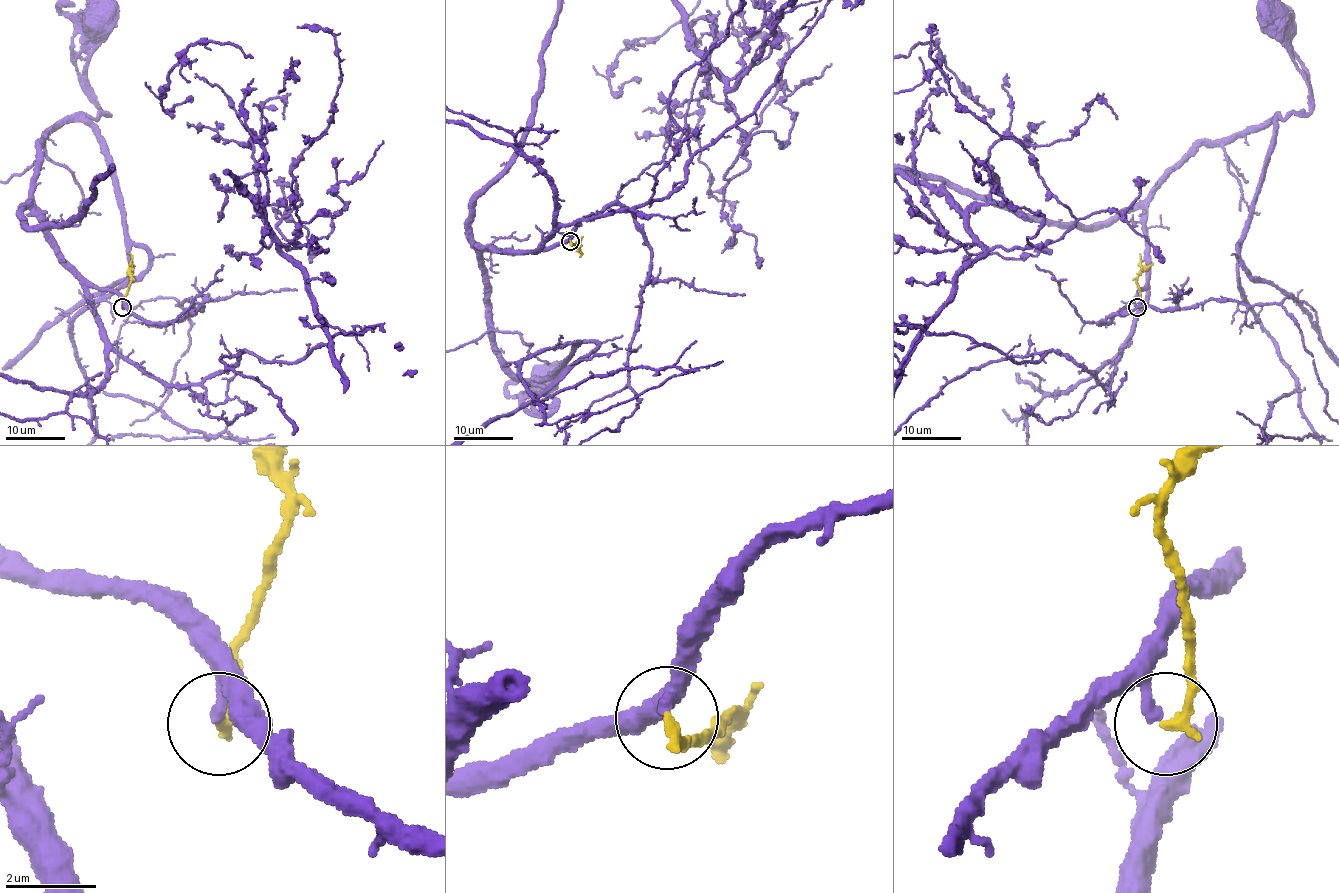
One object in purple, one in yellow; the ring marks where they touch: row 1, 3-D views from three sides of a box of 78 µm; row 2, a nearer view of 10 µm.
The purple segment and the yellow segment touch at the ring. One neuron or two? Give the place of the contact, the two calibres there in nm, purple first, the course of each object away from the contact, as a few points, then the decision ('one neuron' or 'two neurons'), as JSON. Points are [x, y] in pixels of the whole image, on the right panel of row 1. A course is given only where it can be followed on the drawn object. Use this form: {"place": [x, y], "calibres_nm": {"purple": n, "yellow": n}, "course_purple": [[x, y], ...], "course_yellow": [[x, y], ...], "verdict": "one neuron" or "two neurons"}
{"place": [1137, 307], "calibres_nm": {"purple": 260, "yellow": 240}, "course_purple": [[1136, 306], [1146, 284], [1149, 194], [1199, 145], [1226, 144], [1309, 113], [1304, 74], [1270, 15]], "course_yellow": [[1137, 307], [1140, 303], [1136, 281], [1140, 271], [1139, 253]], "verdict": "one neuron"}

